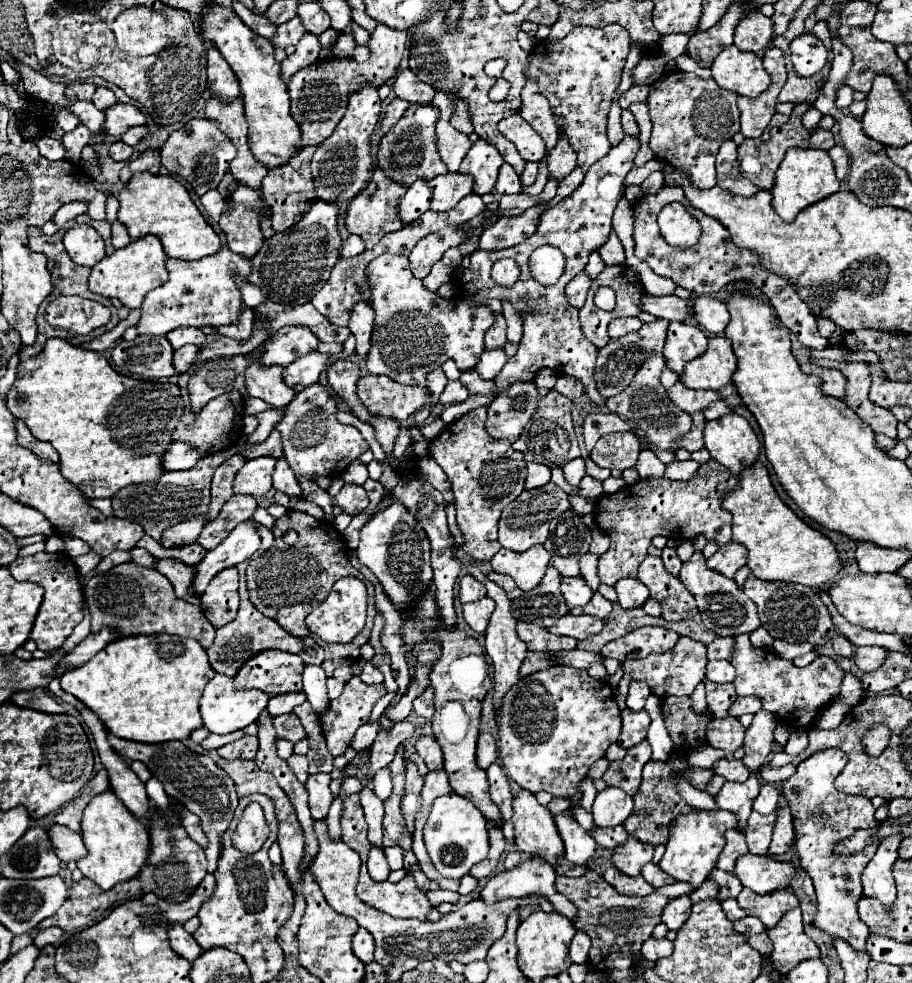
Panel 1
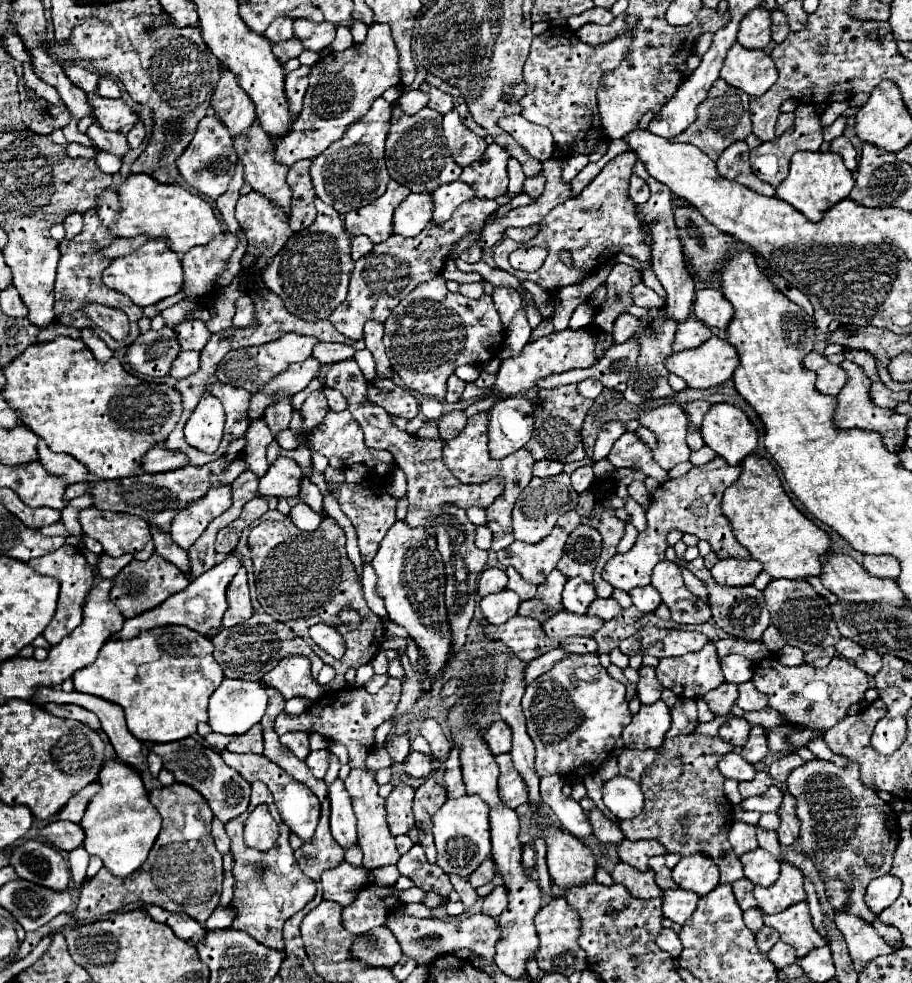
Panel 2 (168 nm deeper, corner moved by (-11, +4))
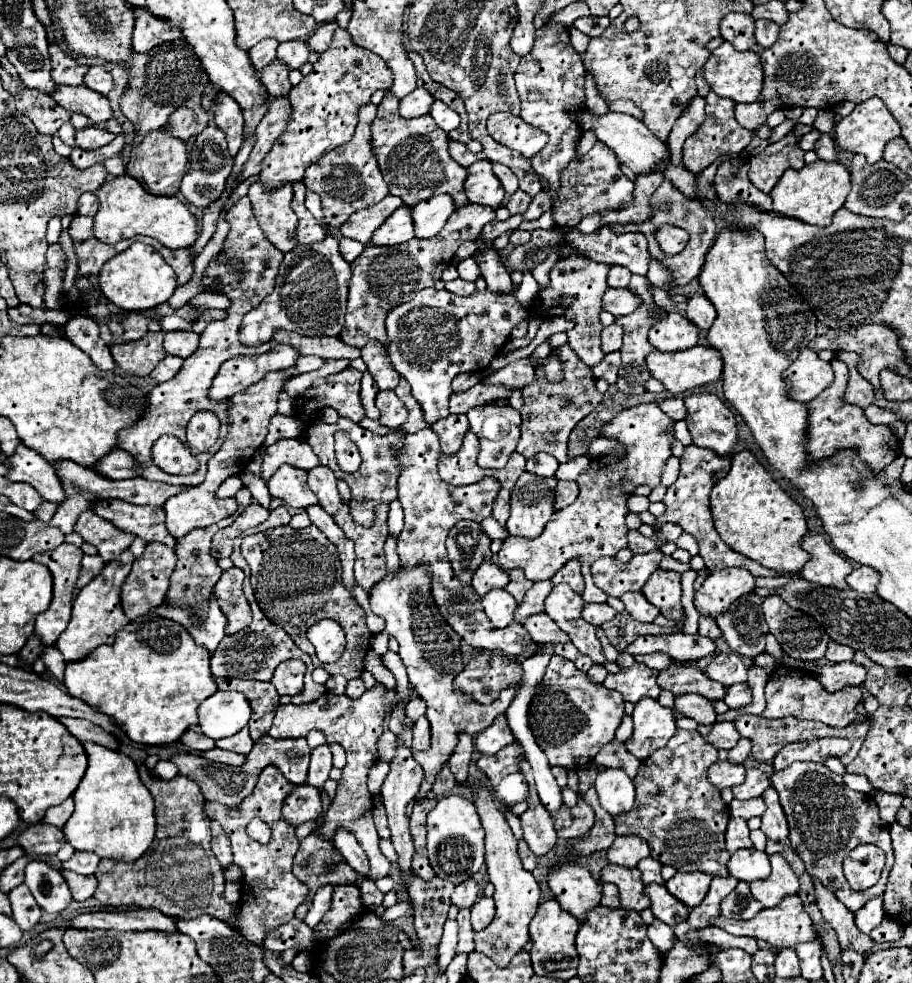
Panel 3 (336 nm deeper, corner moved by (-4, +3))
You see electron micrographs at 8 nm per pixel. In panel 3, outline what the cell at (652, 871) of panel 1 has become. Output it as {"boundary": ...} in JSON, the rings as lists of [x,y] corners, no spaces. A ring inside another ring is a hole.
{"boundary":[[[645,857],[645,859],[641,859],[639,865],[637,865],[637,869],[641,871],[641,879],[643,879],[645,885],[651,885],[651,883],[663,885],[663,883],[665,883],[663,877],[661,877],[661,867],[663,867],[663,865],[661,865],[657,859],[653,859],[653,857]]]}

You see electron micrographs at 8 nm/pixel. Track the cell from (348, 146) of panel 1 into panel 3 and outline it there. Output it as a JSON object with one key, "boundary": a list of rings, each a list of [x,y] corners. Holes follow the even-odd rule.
{"boundary":[[[367,103],[359,111],[359,123],[355,127],[353,137],[349,143],[343,143],[341,147],[333,149],[329,155],[323,155],[309,171],[305,171],[303,183],[307,189],[315,191],[321,197],[321,209],[323,209],[323,225],[327,229],[341,227],[355,211],[373,207],[379,203],[385,195],[389,195],[387,183],[383,181],[383,175],[377,167],[377,159],[373,155],[373,147],[369,147],[369,129],[375,119],[377,107],[373,103]]]}

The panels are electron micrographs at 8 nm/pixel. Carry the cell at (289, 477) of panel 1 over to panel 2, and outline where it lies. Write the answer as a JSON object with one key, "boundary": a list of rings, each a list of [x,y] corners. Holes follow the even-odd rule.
{"boundary":[[[302,478],[300,480],[300,500],[304,502],[304,504],[308,504],[312,510],[318,510],[318,512],[324,512],[322,510],[322,494],[320,494],[320,490],[308,480],[308,478]]]}

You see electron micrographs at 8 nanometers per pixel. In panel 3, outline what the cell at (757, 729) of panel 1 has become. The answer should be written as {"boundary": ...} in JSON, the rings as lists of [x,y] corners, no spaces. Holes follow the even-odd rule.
{"boundary":[[[741,737],[739,743],[729,751],[729,761],[731,763],[743,763],[749,753],[751,753],[751,743],[749,743],[749,739]]]}

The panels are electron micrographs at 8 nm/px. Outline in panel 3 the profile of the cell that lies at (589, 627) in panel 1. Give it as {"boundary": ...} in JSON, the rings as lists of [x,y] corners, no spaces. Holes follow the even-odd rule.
{"boundary":[[[545,613],[531,615],[529,619],[523,621],[523,627],[531,635],[531,639],[535,643],[539,643],[539,645],[545,645],[545,643],[567,643],[569,641],[569,635],[565,635],[557,627],[557,623],[553,623],[553,619],[549,619]]]}

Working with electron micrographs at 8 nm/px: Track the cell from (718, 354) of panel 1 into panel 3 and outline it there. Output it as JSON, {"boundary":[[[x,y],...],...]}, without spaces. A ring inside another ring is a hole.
{"boundary":[[[701,345],[691,347],[687,351],[677,351],[677,353],[665,353],[665,351],[655,349],[645,357],[645,361],[647,361],[651,377],[661,381],[663,387],[671,393],[685,393],[685,391],[691,391],[693,387],[717,381],[723,371],[723,359],[719,351],[711,347],[701,347]]]}

